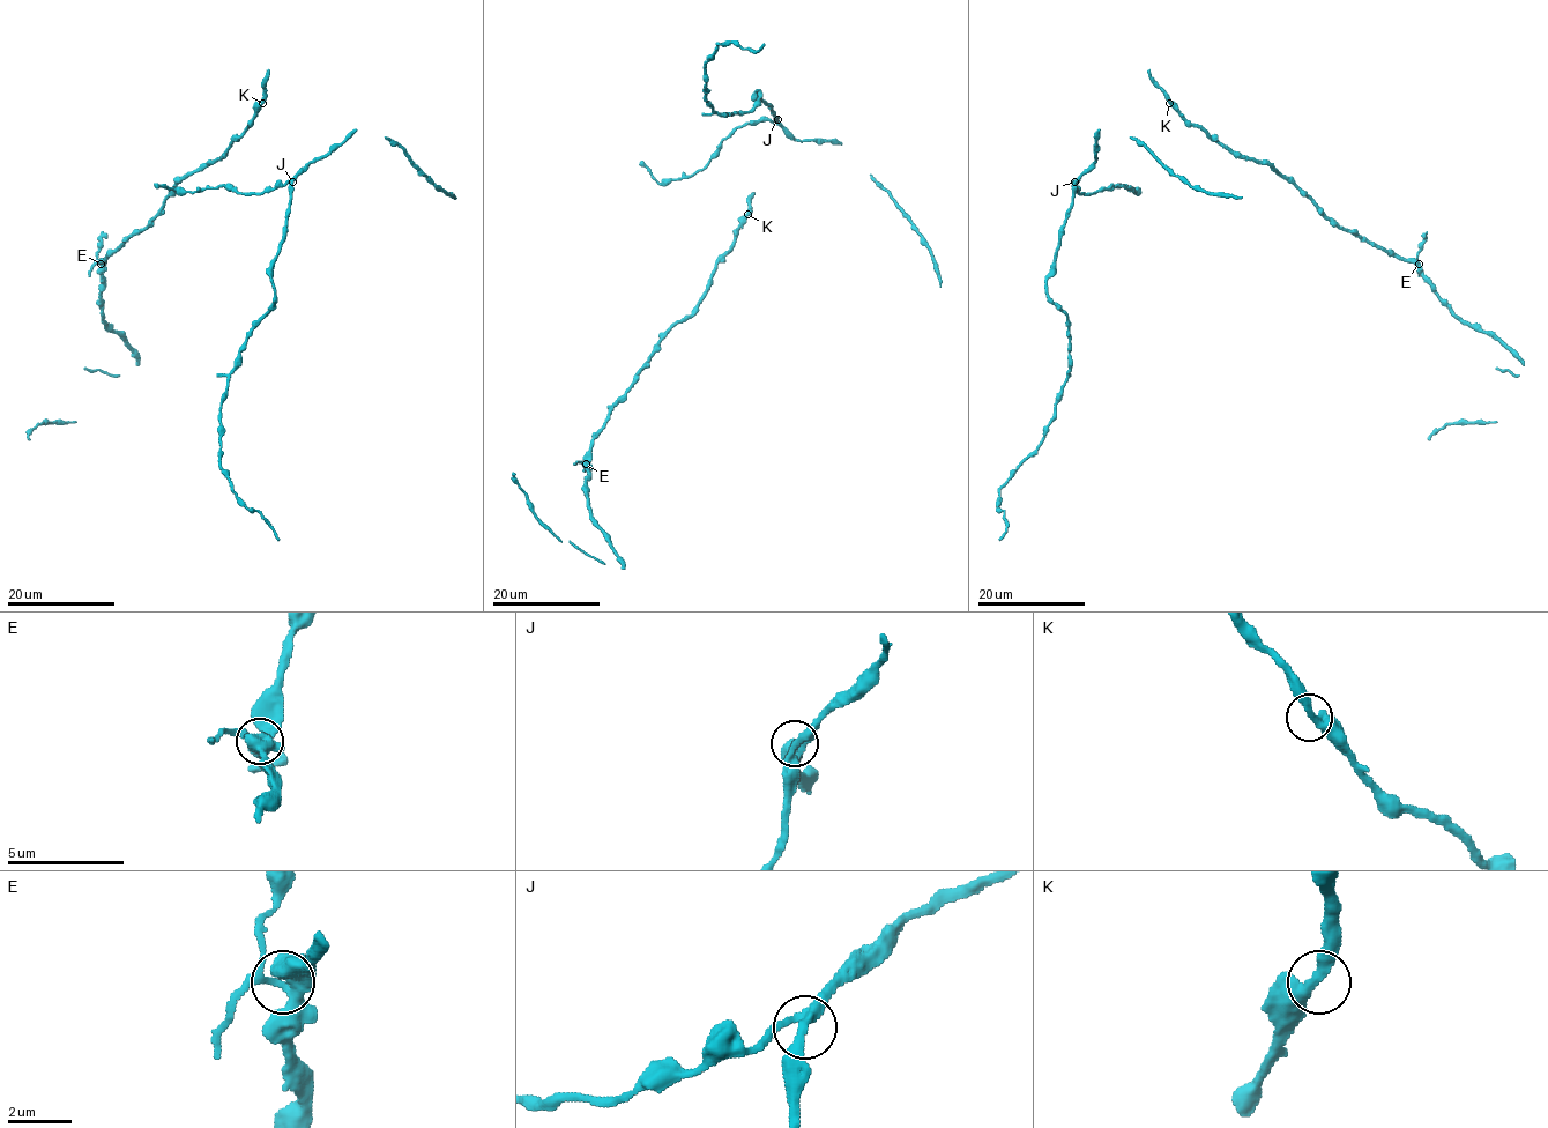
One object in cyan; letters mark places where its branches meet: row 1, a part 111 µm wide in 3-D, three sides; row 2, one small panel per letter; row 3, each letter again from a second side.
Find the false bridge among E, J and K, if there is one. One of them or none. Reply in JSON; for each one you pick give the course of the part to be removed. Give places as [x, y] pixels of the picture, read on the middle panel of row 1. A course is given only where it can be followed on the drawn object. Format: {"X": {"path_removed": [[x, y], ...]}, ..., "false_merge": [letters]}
{"false_merge": ["E"]}

